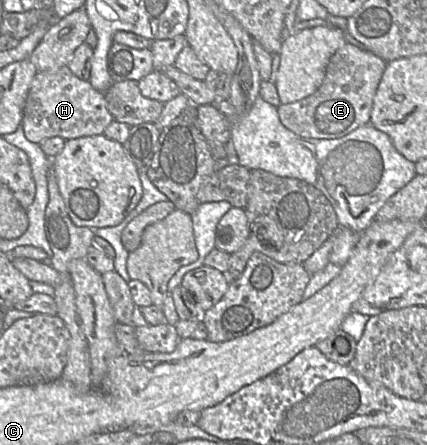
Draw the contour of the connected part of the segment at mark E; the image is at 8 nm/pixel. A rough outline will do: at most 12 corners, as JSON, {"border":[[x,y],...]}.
{"border":[[346,43],[316,92],[277,107],[301,138],[369,124],[387,63]]}

